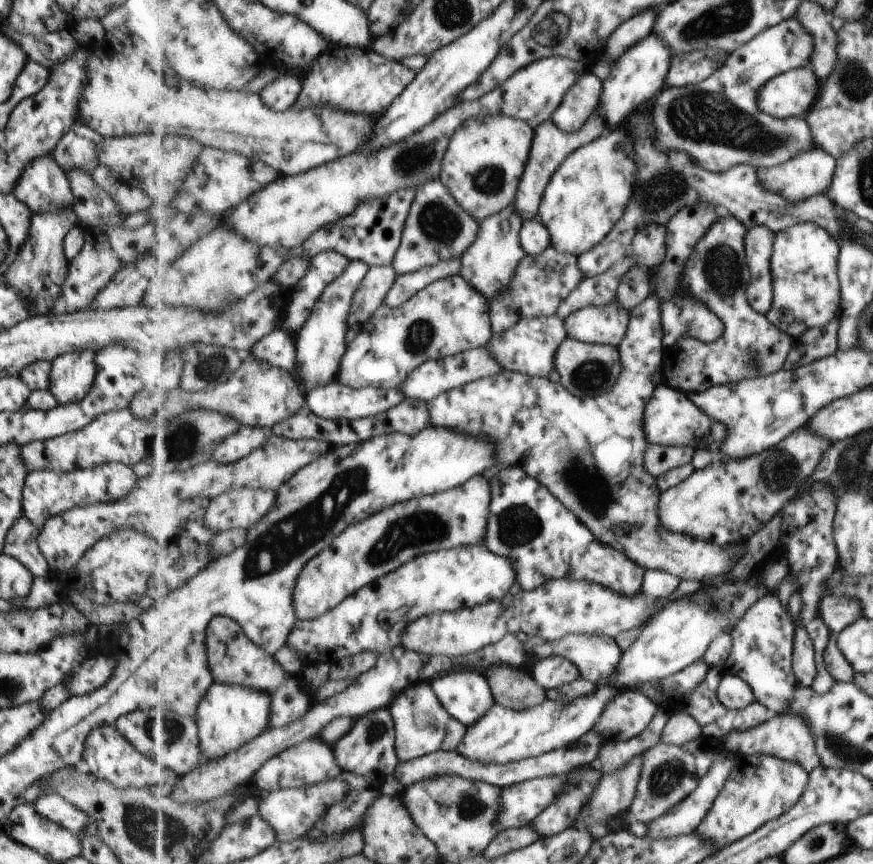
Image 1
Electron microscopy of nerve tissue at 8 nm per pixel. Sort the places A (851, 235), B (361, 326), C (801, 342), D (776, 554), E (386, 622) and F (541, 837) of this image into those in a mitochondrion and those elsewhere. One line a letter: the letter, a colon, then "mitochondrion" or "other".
A: other
B: other
C: other
D: other
E: other
F: other

